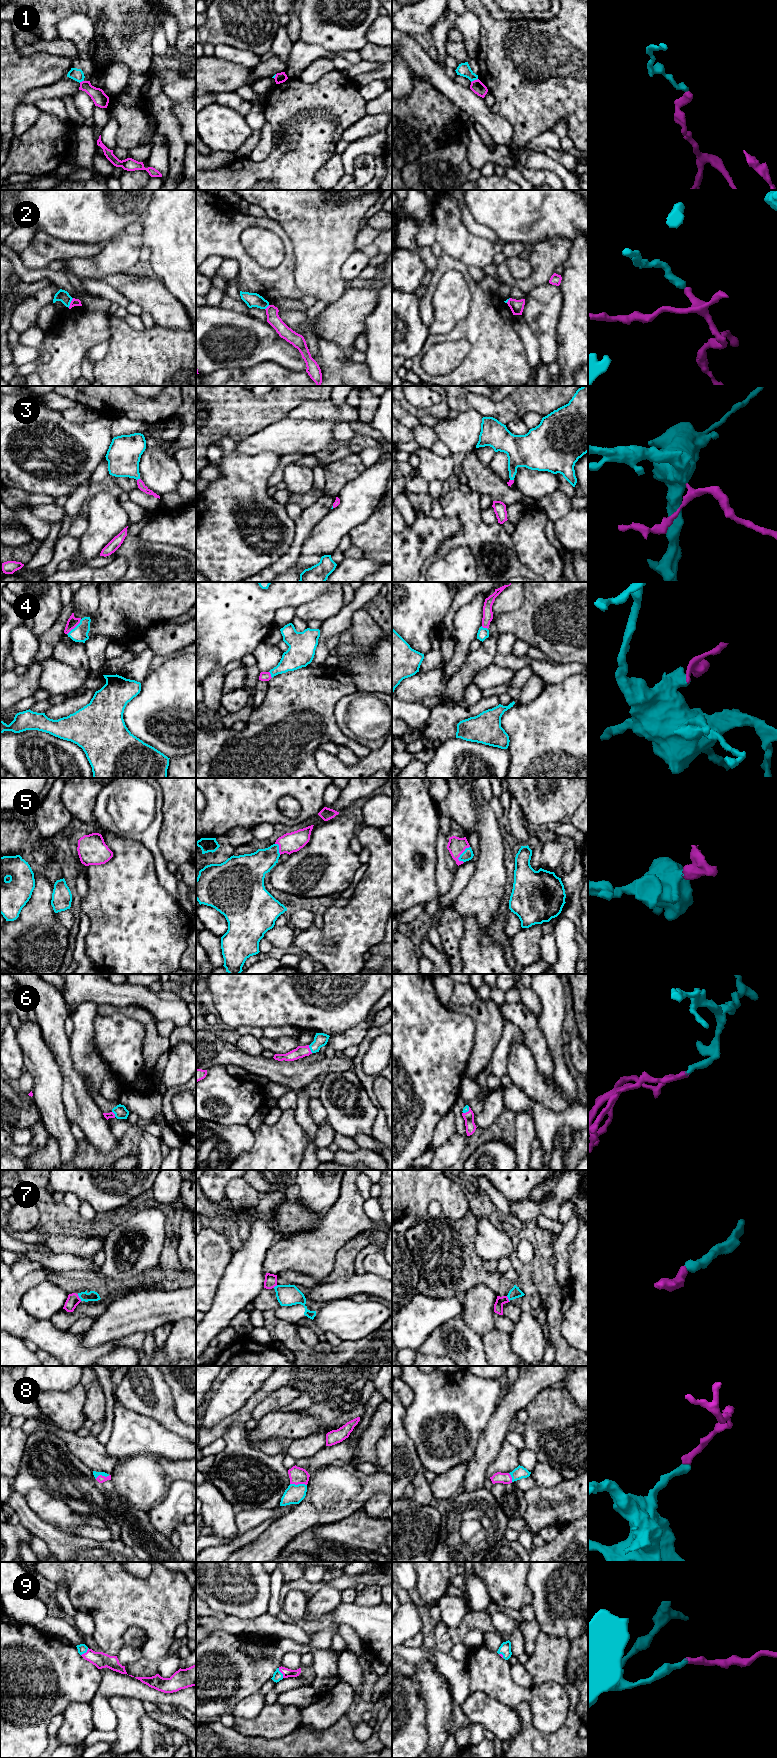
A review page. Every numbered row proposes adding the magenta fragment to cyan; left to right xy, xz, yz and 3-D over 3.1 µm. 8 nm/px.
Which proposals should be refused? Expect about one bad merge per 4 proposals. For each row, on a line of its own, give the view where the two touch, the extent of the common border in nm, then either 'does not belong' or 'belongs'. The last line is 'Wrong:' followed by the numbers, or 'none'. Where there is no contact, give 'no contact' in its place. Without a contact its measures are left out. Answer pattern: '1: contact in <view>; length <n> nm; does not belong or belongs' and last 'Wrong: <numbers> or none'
1: contact in yz; length 70 nm; does not belong
2: contact in xy; length 90 nm; does not belong
3: contact in xy; length 30 nm; belongs
4: contact in xy; length 170 nm; belongs
5: contact in yz; length 150 nm; belongs
6: contact in xz; length 70 nm; belongs
7: contact in xy; length 70 nm; belongs
8: contact in xz; length 140 nm; belongs
9: contact in xz; length 90 nm; belongs
Wrong: 1, 2

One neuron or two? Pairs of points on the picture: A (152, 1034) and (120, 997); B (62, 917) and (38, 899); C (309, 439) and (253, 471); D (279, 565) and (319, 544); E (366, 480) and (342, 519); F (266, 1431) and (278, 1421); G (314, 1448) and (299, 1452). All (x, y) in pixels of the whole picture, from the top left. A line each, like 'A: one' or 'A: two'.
A: two
B: two
C: two
D: two
E: one
F: one
G: one

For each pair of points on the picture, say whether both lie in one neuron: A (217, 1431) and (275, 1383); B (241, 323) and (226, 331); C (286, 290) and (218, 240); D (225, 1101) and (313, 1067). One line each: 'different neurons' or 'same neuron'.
A: same neuron
B: same neuron
C: same neuron
D: different neurons

